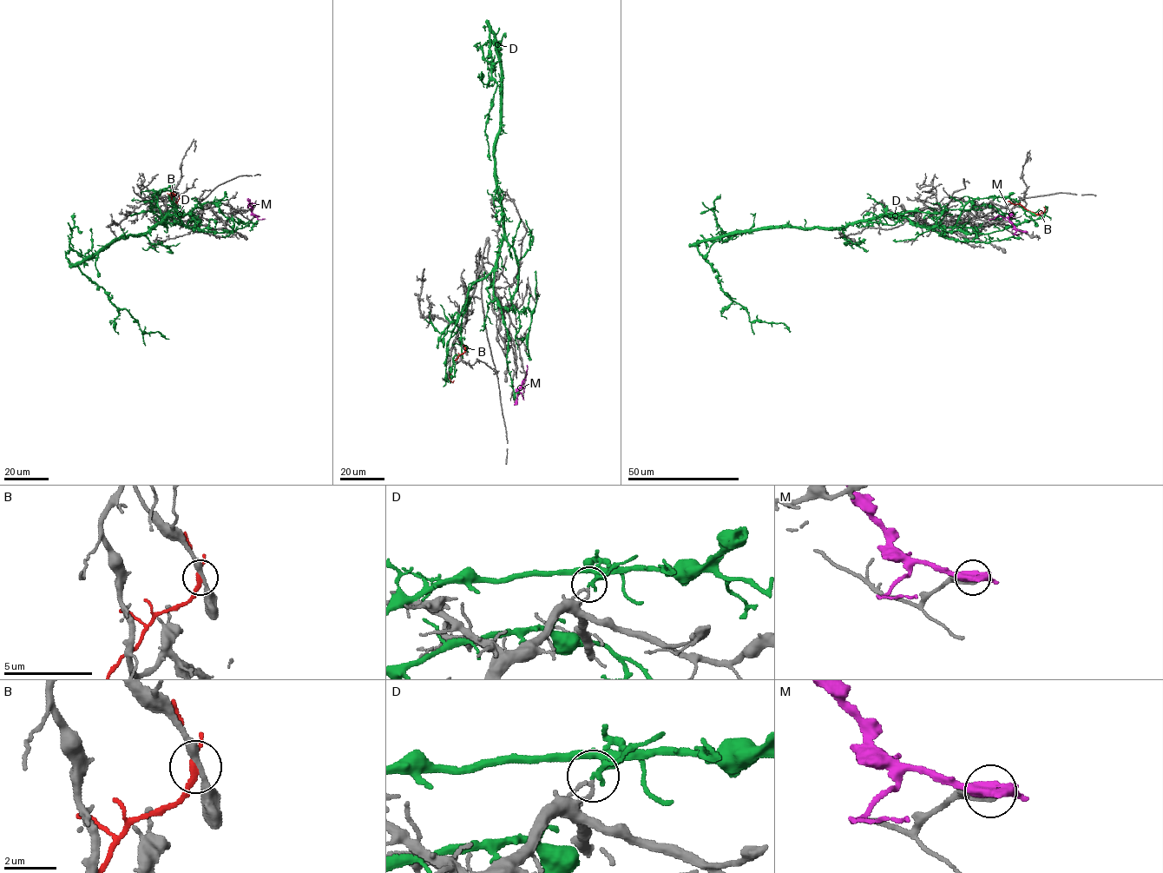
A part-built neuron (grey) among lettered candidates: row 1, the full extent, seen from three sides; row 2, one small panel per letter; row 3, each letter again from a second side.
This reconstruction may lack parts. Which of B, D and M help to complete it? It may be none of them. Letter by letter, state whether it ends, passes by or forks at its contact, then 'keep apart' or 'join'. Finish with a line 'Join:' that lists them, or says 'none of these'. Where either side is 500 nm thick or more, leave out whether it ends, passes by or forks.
B: it forks there; keep apart
D: it ends there; keep apart
M: keep apart
Join: none of these

